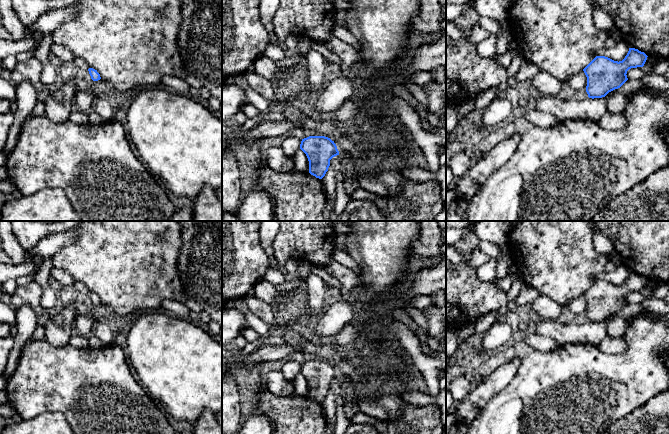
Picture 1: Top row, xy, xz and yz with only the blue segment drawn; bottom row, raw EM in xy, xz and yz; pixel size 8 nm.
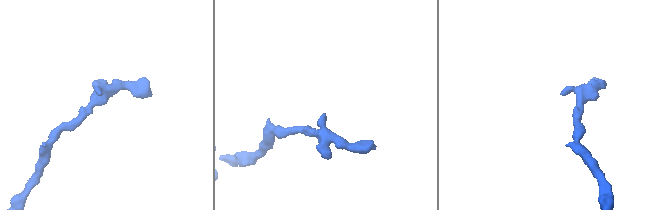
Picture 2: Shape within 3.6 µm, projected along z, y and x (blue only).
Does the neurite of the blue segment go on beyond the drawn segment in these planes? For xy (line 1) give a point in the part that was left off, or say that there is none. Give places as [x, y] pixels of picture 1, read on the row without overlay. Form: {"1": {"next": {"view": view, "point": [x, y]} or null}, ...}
{"1": {"next": null}}

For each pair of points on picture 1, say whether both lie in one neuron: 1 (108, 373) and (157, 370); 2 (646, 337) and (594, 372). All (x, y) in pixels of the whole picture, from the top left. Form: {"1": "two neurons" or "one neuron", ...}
{"1": "two neurons", "2": "one neuron"}

